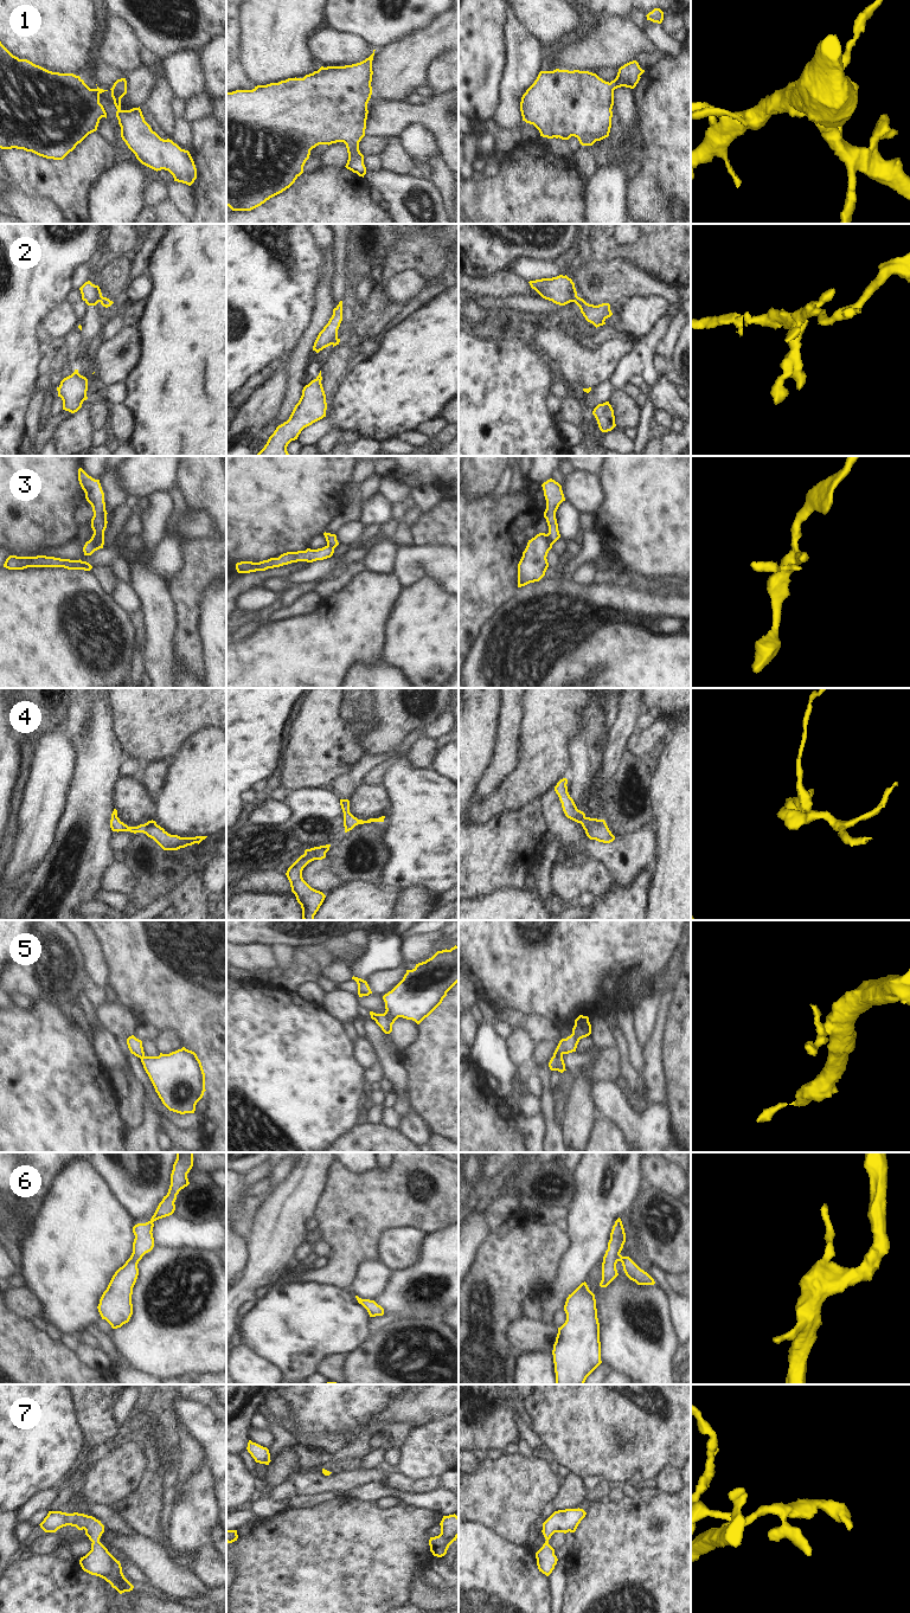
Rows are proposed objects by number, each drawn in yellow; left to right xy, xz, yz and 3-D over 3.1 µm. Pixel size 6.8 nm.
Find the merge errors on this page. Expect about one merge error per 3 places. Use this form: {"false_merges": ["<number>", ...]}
{"false_merges": ["2", "3", "5"]}

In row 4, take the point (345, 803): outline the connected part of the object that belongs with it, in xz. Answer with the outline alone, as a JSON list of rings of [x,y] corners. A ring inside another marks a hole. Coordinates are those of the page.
[[[340,799],[340,805],[344,812],[345,833],[352,830],[358,824],[371,823],[371,822],[384,822],[385,816],[382,816],[379,818],[370,818],[367,821],[358,820],[350,812],[350,801],[348,799]]]

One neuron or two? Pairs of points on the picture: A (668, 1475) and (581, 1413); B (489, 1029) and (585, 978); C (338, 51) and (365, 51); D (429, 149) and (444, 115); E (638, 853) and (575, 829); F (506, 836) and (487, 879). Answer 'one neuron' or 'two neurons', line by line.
A: two neurons
B: two neurons
C: one neuron
D: two neurons
E: one neuron
F: one neuron

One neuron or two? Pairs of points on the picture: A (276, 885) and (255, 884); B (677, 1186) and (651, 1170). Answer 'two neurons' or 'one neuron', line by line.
A: one neuron
B: one neuron

